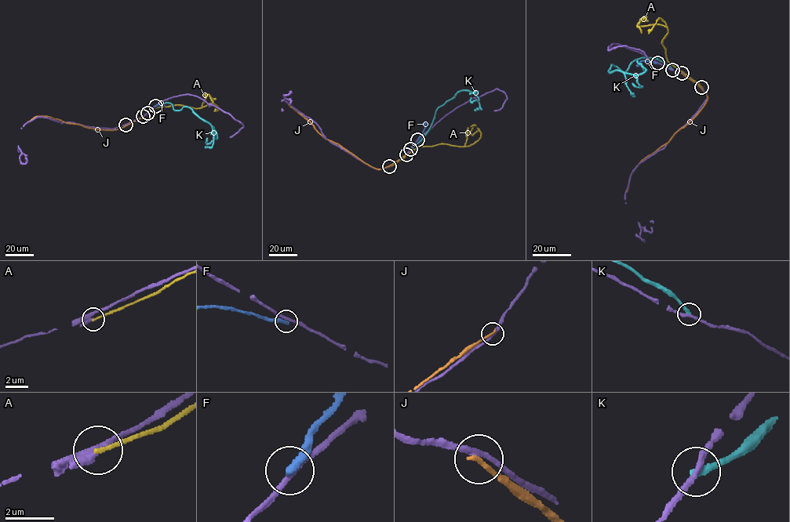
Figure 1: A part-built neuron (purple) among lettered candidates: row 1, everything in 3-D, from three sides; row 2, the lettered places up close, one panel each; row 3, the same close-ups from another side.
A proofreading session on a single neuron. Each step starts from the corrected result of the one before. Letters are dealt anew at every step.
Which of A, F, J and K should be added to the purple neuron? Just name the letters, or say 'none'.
none

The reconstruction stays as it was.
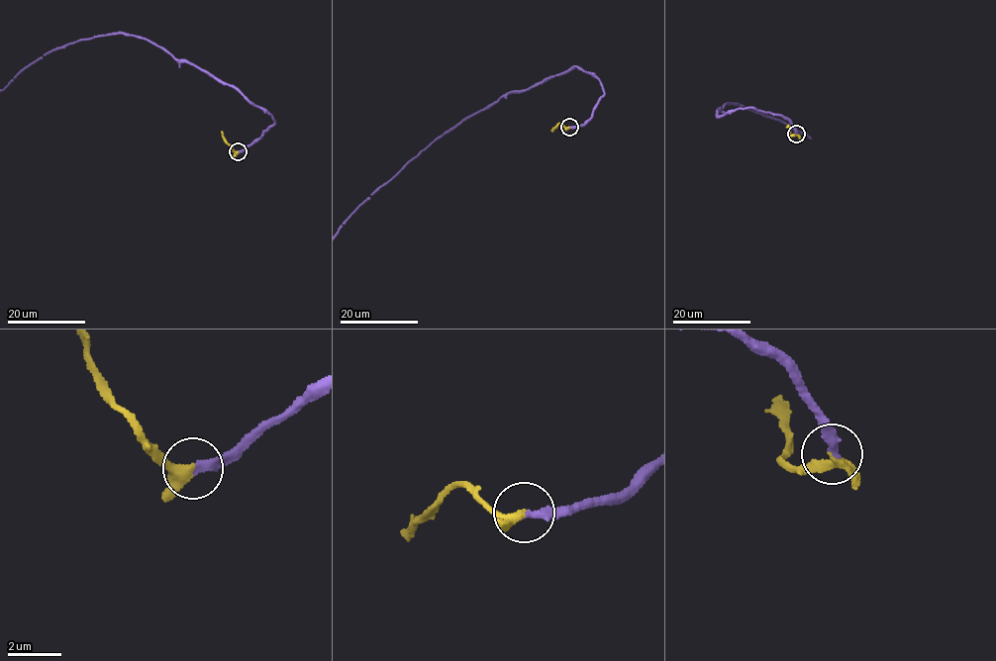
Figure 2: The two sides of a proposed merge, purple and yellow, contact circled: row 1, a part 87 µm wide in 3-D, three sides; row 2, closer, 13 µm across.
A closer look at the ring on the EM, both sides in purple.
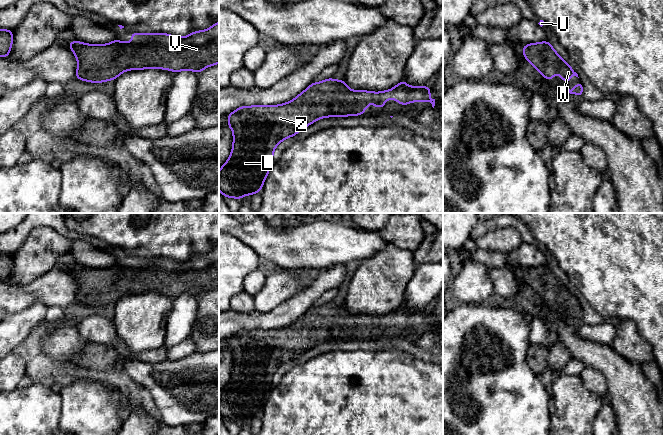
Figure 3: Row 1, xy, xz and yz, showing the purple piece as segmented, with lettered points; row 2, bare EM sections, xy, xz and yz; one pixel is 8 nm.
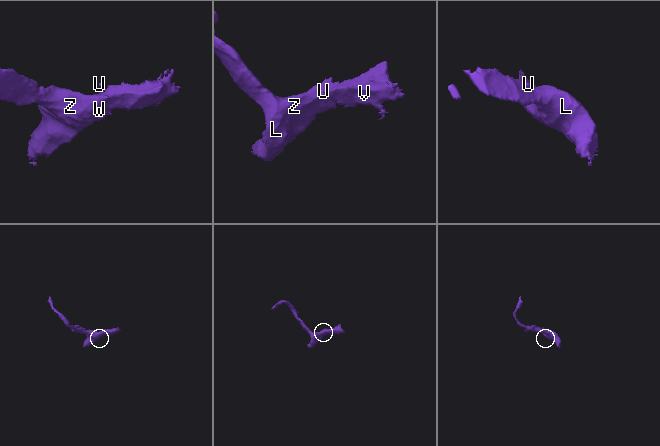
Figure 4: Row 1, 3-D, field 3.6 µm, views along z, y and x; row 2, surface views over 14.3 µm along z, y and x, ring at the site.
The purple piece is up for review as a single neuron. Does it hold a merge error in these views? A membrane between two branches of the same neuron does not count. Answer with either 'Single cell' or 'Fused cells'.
Single cell

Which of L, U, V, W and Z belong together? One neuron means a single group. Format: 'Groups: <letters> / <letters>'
Groups: L U V W Z

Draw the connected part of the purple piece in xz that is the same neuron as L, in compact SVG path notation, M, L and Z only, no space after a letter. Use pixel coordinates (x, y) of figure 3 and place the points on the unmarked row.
M332 301L318 307L311 307L293 324L281 329L254 329L241 330L226 339L227 350L233 355L233 370L230 381L220 391L219 415L225 422L231 421L240 424L245 419L254 419L261 416L264 405L273 389L273 376L279 367L297 359L316 344L325 341L345 341L364 339L369 332L369 326L374 326L374 332L384 332L387 323L397 323L397 329L407 330L409 326L430 326L435 330L435 323L429 318L431 312L423 310L408 310L405 303L394 312L382 316L366 314L351 314L344 304L335 304Z

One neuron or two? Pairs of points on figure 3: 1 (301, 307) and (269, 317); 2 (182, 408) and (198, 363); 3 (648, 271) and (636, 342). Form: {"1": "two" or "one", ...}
{"1": "one", "2": "one", "3": "two"}

